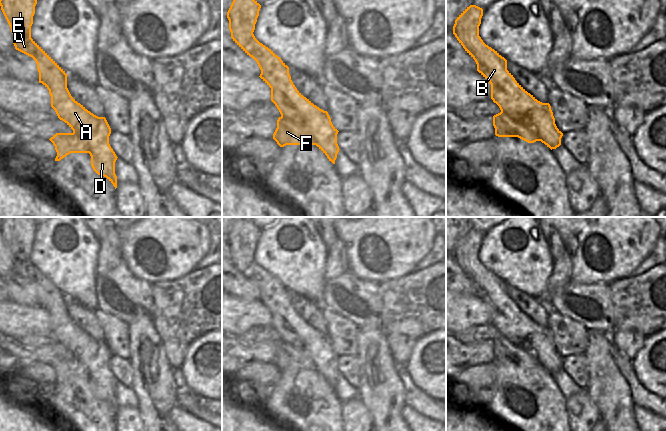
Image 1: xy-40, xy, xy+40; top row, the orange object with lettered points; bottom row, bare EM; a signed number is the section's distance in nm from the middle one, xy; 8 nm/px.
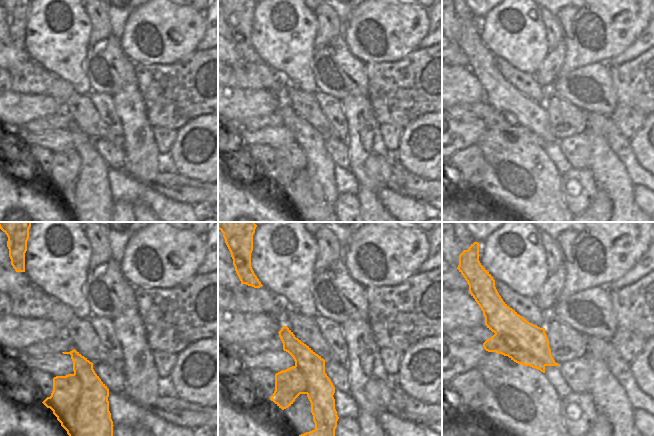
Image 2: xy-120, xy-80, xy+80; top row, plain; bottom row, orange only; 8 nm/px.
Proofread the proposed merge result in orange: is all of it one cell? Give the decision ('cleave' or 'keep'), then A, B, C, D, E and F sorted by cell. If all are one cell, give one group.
cleave | A B C D E / F

